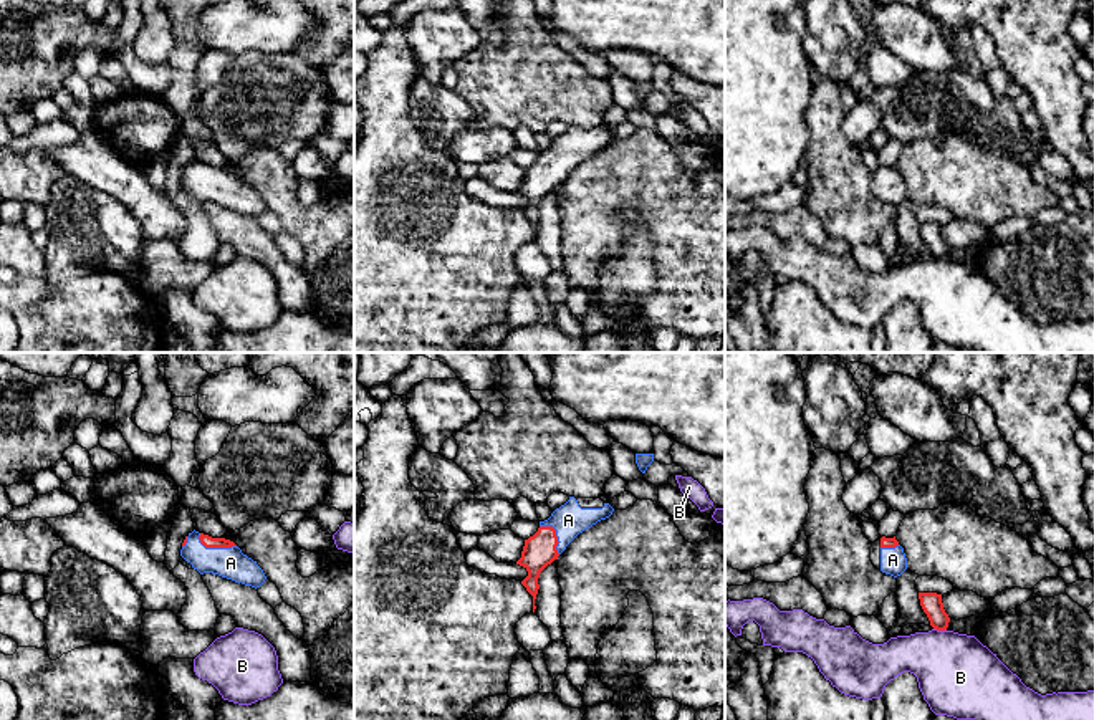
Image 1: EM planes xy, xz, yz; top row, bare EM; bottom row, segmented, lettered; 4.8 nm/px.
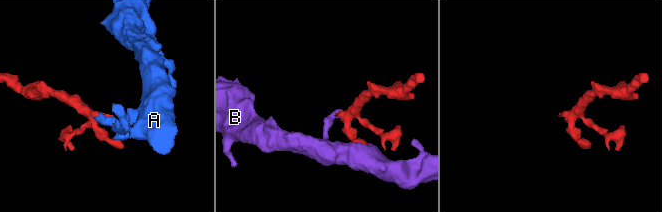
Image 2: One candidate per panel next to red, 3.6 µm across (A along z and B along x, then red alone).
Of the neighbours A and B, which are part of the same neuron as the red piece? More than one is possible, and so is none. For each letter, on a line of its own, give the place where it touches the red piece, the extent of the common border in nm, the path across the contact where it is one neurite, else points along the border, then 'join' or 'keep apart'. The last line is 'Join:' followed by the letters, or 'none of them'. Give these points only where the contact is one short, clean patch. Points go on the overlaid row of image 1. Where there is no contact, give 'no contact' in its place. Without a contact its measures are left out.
A: meets red in xy at (215, 547); contact 200 nm long; runs through xy (206, 540), (215, 547), (230, 563); join
B: meets red in yz at (940, 629); contact 70 nm long; border along yz (934, 628), (945, 631); keep apart
Join: A

